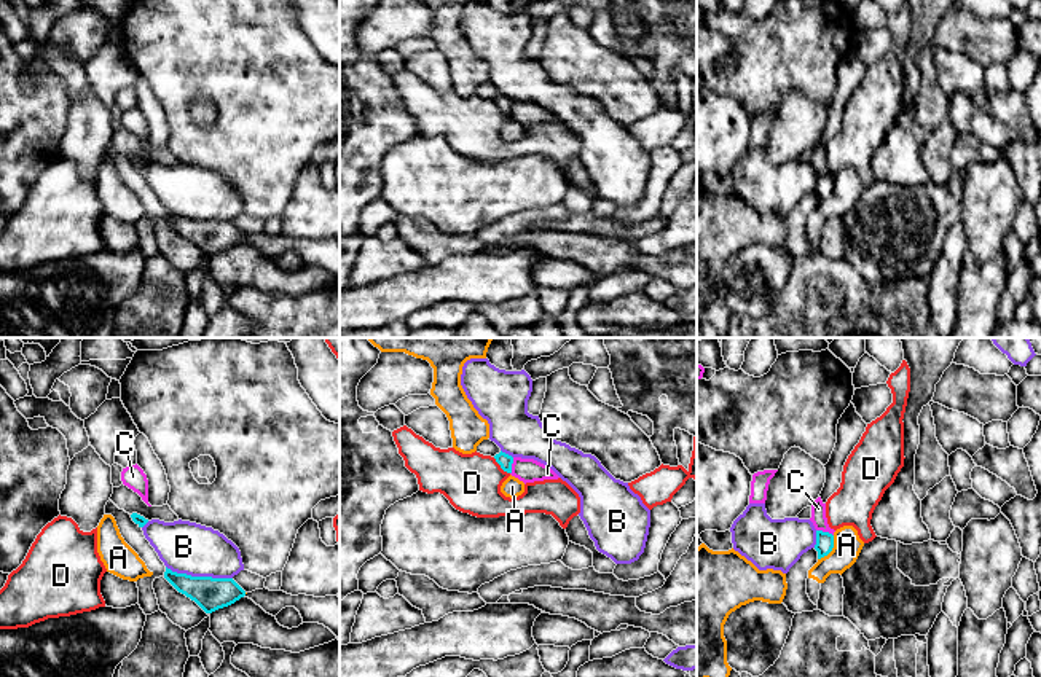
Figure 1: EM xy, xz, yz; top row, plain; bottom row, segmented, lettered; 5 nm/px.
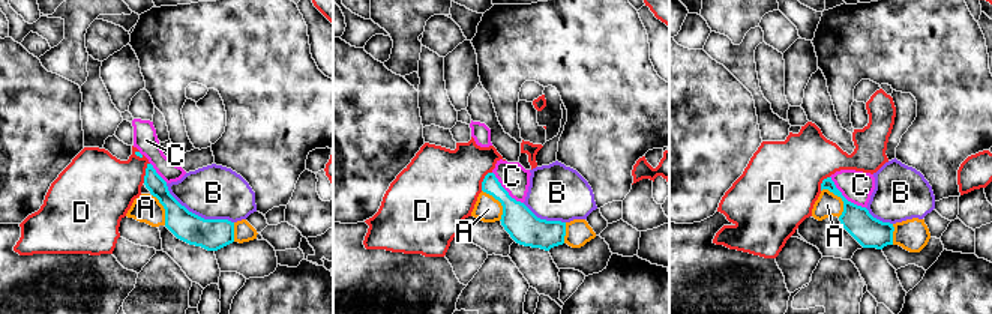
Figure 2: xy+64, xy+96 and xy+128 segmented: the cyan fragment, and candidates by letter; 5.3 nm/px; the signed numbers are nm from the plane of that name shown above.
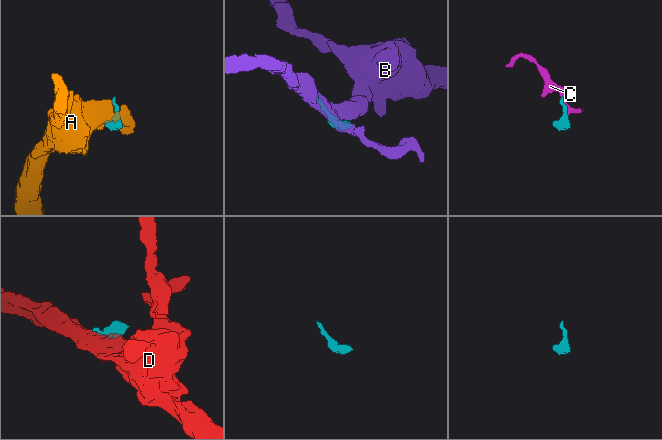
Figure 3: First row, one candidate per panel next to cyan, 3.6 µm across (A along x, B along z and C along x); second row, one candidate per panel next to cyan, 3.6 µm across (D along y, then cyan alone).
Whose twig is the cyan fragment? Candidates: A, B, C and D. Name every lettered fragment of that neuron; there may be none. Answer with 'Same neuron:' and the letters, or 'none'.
Same neuron: C

